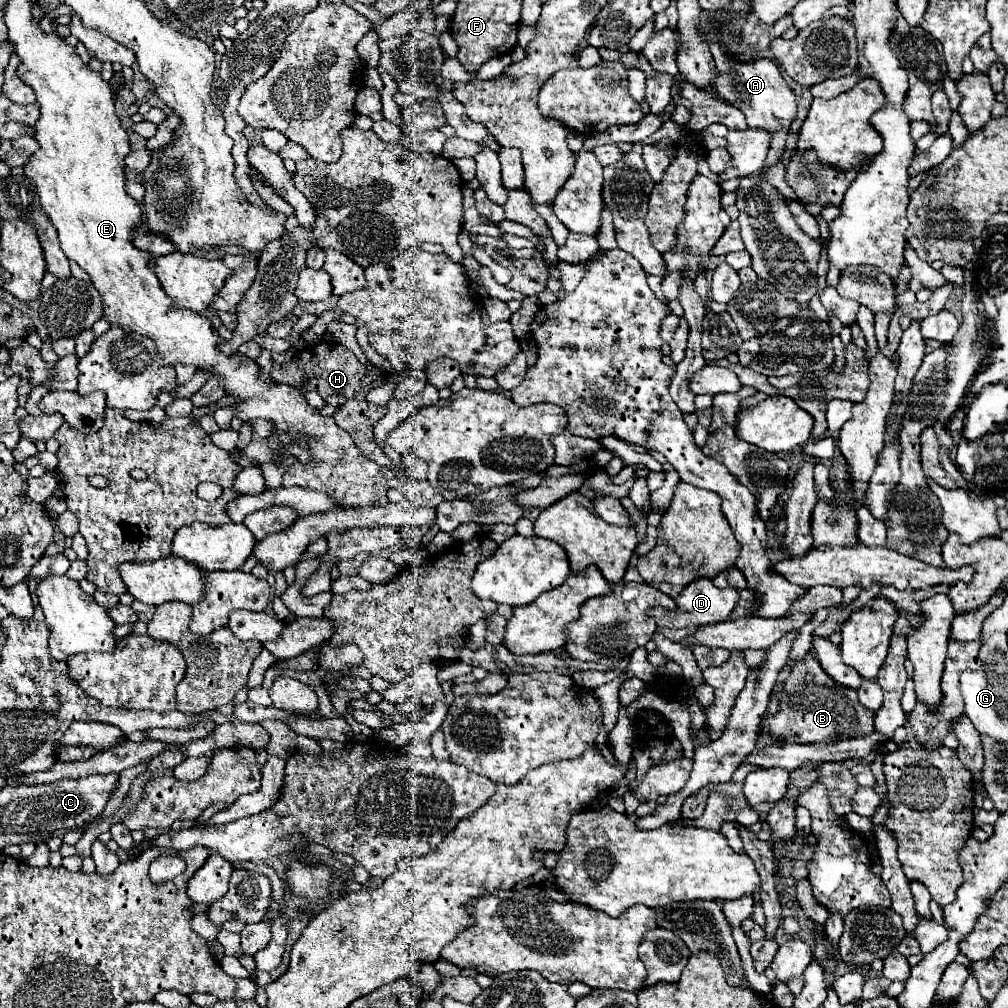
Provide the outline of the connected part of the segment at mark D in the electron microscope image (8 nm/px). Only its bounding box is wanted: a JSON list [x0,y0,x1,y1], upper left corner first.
[649,578,739,628]

